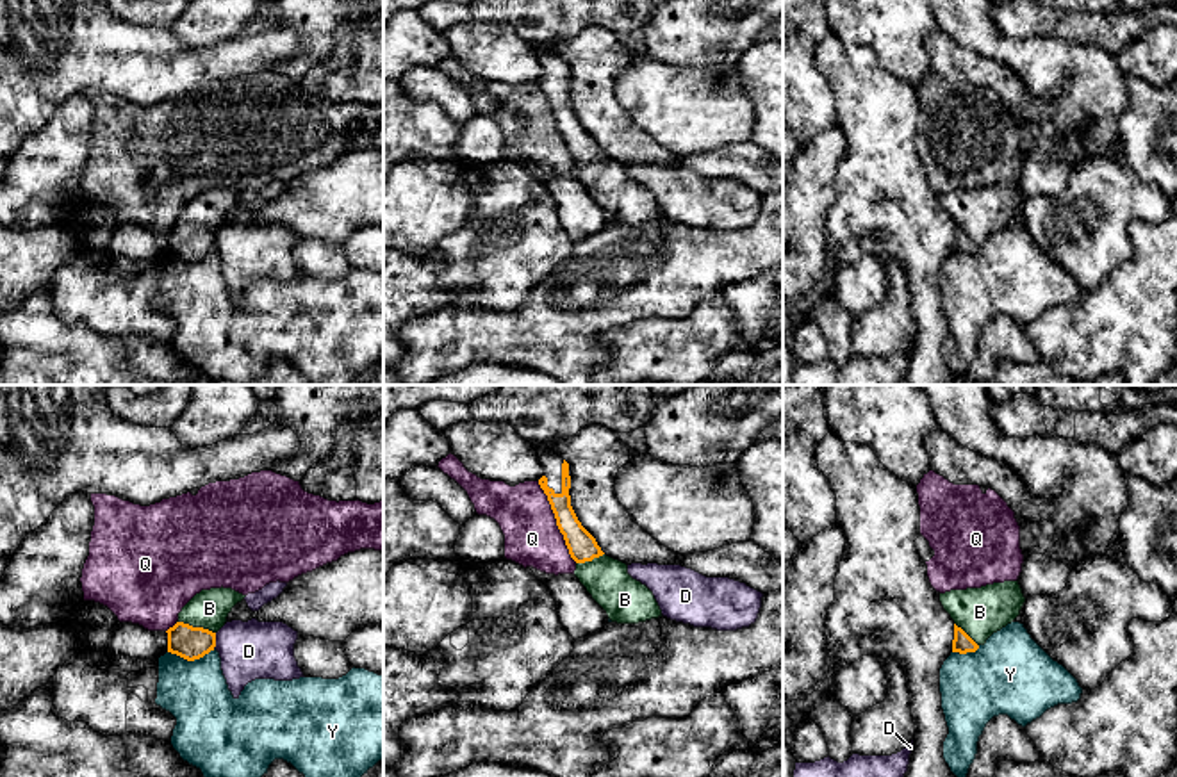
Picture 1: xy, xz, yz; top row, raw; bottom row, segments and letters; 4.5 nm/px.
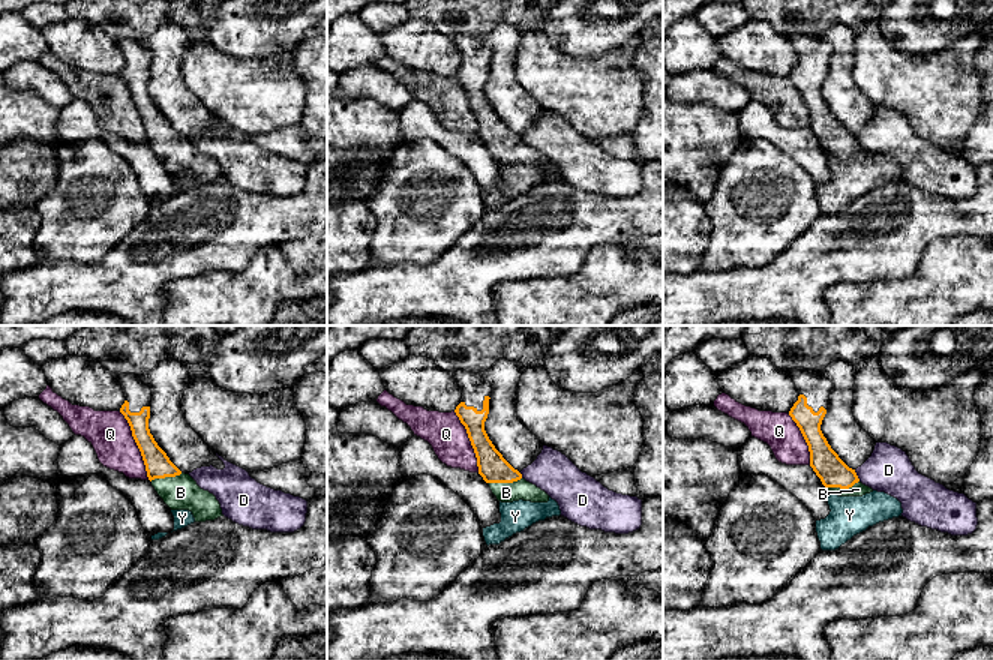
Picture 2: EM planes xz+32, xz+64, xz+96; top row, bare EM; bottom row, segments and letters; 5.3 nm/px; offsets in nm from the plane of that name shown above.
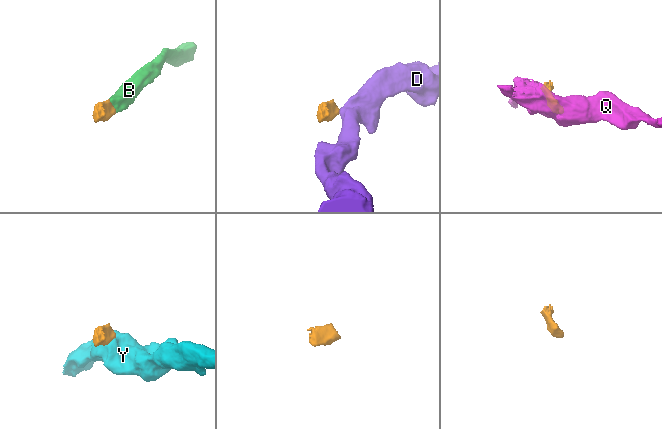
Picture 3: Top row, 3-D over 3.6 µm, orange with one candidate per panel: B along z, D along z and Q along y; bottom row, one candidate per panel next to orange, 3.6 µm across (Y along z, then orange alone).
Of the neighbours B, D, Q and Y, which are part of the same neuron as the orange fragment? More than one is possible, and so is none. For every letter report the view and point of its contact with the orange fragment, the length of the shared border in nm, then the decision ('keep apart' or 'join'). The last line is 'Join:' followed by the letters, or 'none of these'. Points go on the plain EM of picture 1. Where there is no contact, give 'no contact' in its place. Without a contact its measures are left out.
B: meets orange in xy at (197, 229); contact 190 nm long; join
D: meets orange in xy at (214, 241); contact 70 nm long; keep apart
Q: meets orange in xz at (557, 123); contact 400 nm long; keep apart
Y: meets orange in xy at (191, 261); contact 220 nm long; keep apart
Join: B

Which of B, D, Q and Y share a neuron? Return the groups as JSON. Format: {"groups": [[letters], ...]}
{"groups": [["B"], ["D"], ["Q"], ["Y"]]}

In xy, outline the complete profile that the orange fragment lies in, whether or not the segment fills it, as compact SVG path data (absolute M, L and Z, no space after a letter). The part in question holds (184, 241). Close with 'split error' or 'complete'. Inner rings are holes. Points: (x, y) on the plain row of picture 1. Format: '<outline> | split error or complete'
M223 187L196 194L178 214L177 225L166 232L168 253L194 262L214 251L216 233L244 198Z | split error

